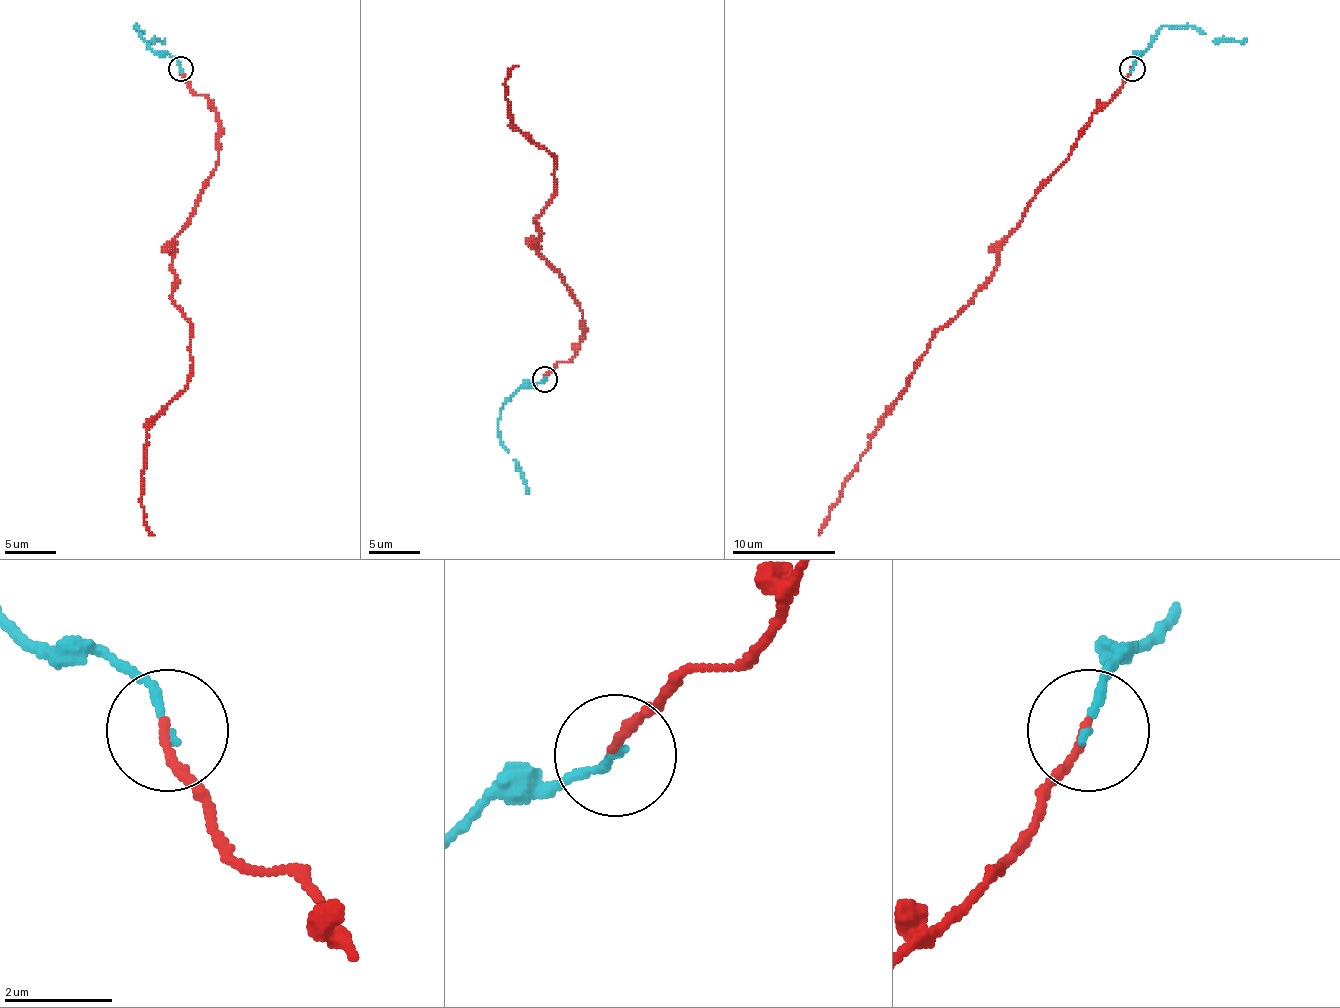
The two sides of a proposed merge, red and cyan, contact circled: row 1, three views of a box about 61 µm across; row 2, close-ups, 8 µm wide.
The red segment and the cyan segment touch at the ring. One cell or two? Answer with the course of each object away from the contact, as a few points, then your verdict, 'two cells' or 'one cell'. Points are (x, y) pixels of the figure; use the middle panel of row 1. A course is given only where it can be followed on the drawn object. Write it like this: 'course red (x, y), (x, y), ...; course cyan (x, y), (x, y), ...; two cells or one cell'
course red (544, 380), (575, 354), (582, 310), (536, 246), (557, 161), (510, 120), (505, 81), (518, 66); course cyan (544, 380), (521, 388), (500, 411), (497, 436), (528, 493); one cell

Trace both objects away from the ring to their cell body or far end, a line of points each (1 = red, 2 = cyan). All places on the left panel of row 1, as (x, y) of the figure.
1: (180, 67), (218, 115), (218, 164), (172, 252), (193, 370), (146, 432), (141, 507), (154, 535)
2: (180, 69), (172, 56), (157, 54), (133, 25), (149, 41), (164, 38)

